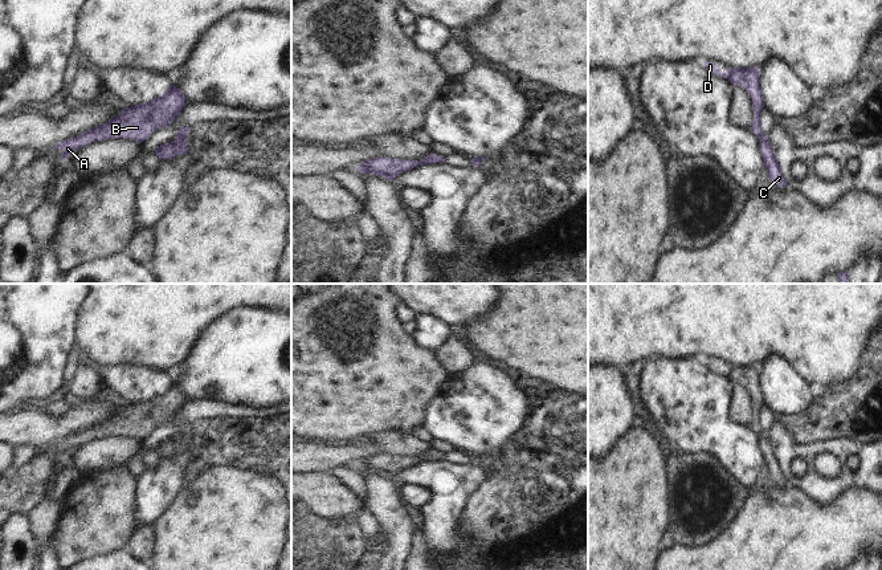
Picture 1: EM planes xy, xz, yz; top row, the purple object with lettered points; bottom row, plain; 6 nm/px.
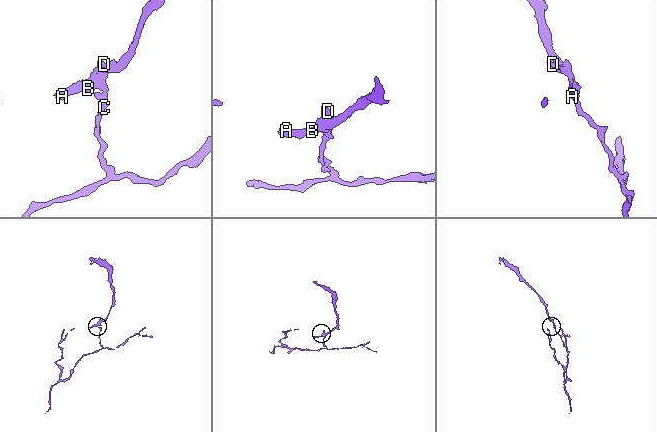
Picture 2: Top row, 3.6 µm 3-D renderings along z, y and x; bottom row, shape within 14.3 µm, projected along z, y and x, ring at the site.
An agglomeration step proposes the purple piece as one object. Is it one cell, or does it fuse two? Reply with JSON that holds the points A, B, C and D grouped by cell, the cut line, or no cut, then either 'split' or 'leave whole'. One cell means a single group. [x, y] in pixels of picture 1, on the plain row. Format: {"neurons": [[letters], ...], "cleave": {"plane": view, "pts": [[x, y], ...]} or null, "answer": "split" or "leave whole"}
{"neurons": [["A", "B", "D"], ["C"]], "cleave": {"plane": "xy", "pts": [[176, 432], [186, 436]]}, "answer": "split"}

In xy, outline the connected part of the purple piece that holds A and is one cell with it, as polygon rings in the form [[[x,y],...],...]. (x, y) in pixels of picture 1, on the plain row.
[[[171,380],[163,392],[140,402],[123,404],[119,412],[111,414],[106,420],[69,435],[56,444],[62,448],[62,455],[69,455],[72,449],[93,437],[124,435],[142,440],[155,427],[170,423],[184,402],[183,388]]]

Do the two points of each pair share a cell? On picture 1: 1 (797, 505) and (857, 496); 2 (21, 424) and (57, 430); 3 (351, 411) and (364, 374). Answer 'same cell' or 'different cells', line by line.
1: same cell
2: same cell
3: same cell

